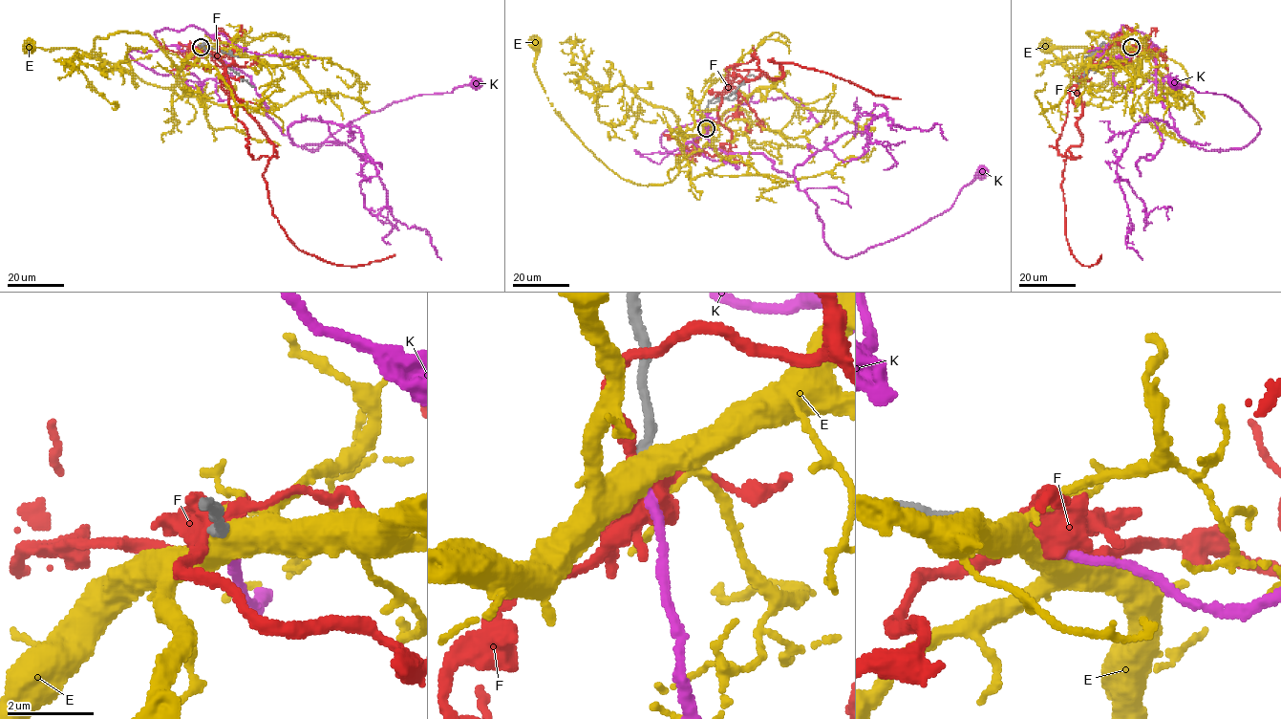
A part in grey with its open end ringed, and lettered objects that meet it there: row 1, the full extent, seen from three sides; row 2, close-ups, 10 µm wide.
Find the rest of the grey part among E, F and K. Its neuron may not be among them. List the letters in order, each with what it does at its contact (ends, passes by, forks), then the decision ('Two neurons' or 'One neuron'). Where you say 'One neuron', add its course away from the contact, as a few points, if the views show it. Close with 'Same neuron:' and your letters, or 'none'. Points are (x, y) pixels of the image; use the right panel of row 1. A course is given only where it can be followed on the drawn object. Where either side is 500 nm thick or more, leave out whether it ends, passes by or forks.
E: Two neurons
F: It passes by. Two neurons
K: It ends there. One neuron. Its course: (1131, 47), (1156, 60), (1156, 94), (1178, 135), (1194, 146), (1242, 148), (1259, 133), (1237, 101), (1174, 83)
Same neuron: K

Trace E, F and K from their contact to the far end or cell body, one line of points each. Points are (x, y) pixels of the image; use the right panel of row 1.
E: (1130, 47), (1139, 54), (1139, 68), (1144, 76), (1167, 87), (1187, 84), (1182, 65), (1142, 49), (1045, 45)
F: (1130, 47), (1081, 78), (1081, 143), (1065, 152), (1065, 237), (1081, 265), (1096, 264), (1101, 255)
K: (1131, 47), (1156, 60), (1156, 94), (1178, 135), (1194, 146), (1242, 148), (1259, 133), (1237, 101), (1174, 83)

